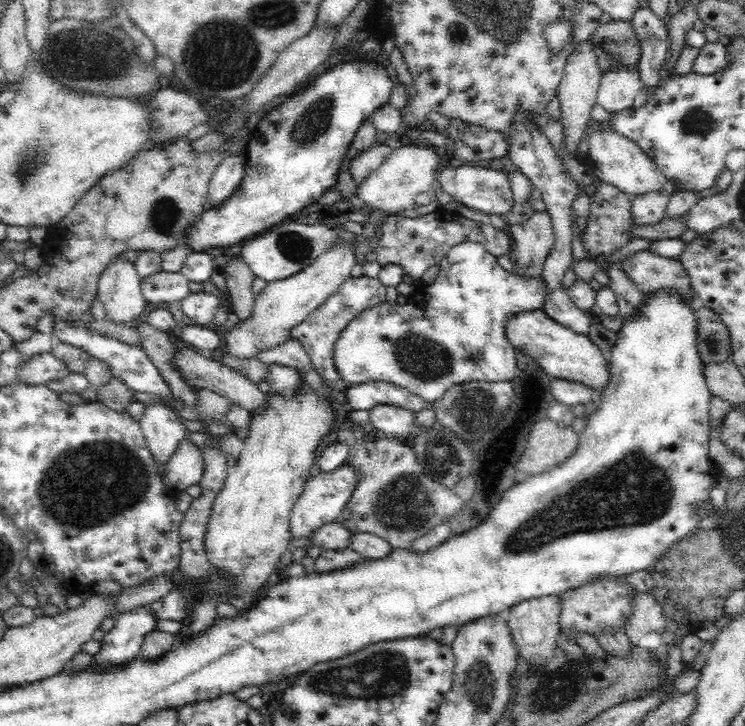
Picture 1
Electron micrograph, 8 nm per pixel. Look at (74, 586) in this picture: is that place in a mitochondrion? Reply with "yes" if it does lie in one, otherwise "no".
no

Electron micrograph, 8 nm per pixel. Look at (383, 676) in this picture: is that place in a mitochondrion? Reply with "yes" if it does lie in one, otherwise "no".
yes

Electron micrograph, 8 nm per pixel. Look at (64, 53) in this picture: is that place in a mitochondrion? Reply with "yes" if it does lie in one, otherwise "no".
yes

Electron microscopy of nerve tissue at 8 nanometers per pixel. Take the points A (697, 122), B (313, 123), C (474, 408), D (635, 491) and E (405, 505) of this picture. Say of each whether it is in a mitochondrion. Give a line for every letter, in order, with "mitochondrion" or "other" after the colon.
A: mitochondrion
B: mitochondrion
C: mitochondrion
D: mitochondrion
E: mitochondrion

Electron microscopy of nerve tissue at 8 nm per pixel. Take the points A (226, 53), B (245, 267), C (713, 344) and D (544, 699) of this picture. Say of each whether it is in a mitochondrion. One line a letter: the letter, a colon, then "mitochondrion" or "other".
A: mitochondrion
B: other
C: mitochondrion
D: mitochondrion

